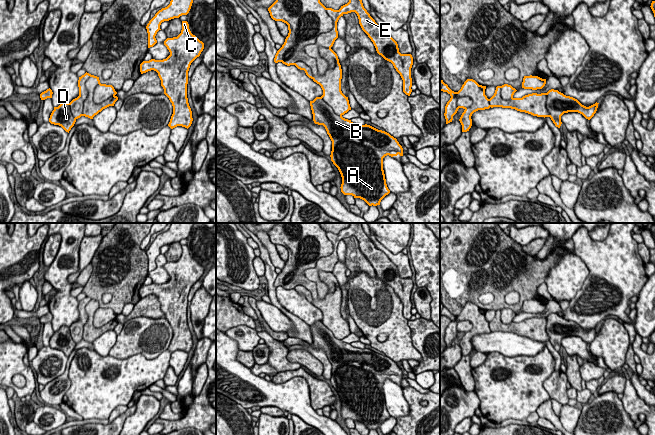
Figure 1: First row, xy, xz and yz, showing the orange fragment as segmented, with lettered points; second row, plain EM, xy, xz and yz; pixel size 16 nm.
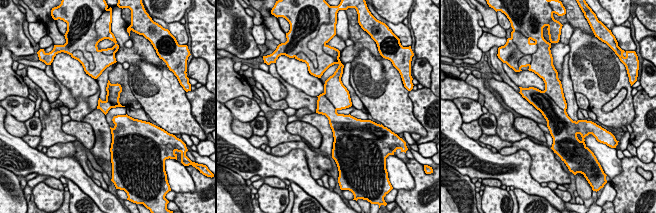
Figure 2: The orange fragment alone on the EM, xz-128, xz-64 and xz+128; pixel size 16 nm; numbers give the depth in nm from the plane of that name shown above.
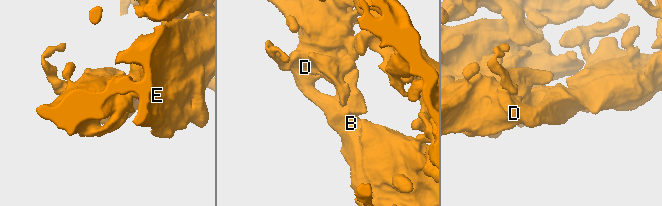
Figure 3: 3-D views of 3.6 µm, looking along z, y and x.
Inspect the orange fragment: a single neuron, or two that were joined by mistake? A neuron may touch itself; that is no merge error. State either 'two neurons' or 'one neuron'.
one neuron

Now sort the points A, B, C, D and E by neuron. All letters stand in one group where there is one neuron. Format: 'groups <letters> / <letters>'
groups A B C D E

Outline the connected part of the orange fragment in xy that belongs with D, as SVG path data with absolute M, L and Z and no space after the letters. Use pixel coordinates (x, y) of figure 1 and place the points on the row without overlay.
M87 296L79 301L78 311L79 320L70 327L62 326L54 331L49 342L51 348L61 350L68 357L81 340L93 343L118 324L112 309L101 308L99 301Z

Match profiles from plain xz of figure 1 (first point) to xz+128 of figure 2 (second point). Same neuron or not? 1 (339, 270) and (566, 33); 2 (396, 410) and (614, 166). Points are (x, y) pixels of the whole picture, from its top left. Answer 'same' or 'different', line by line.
1: same
2: same

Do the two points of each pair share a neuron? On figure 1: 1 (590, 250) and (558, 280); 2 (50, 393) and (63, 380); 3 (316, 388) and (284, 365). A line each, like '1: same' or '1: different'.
1: different
2: same
3: different

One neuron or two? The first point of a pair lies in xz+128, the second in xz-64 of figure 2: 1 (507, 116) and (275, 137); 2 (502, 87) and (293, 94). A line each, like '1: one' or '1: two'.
1: one
2: two

